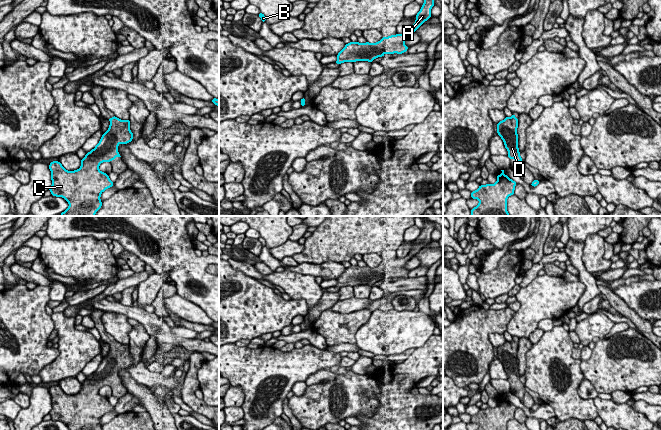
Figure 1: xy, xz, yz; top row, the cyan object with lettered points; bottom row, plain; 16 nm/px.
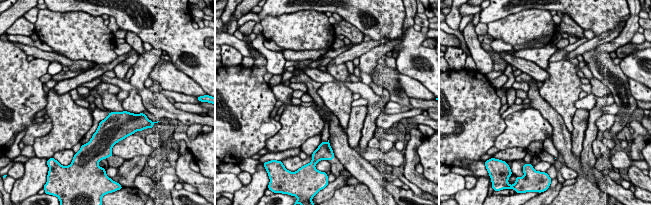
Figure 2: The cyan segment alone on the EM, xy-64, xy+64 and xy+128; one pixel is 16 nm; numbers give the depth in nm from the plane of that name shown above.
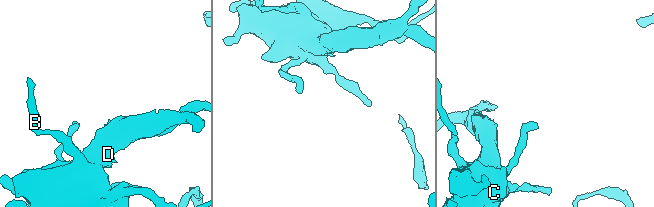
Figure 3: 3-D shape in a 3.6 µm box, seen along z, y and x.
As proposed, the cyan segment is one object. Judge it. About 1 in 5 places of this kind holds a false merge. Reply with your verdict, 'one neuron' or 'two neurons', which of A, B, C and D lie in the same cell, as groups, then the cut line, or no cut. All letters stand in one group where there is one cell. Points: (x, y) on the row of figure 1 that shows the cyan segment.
one neuron | A B C D | no cut

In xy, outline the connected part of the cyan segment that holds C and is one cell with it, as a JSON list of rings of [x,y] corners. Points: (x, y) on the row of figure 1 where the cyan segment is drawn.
[[[116,116],[108,120],[108,130],[102,134],[95,148],[81,159],[79,169],[68,171],[59,161],[49,164],[51,195],[62,197],[69,203],[60,216],[94,216],[102,207],[101,193],[114,185],[108,174],[99,170],[99,165],[121,157],[118,145],[128,144],[134,135],[130,130],[130,120],[121,120]]]

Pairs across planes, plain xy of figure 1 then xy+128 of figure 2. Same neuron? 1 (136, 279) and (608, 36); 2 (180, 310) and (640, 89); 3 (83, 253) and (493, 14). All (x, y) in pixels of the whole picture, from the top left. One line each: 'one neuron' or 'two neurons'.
1: one neuron
2: one neuron
3: two neurons

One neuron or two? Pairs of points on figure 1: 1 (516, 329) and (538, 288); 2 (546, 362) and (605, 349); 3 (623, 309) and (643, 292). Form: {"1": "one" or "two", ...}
{"1": "one", "2": "two", "3": "two"}

